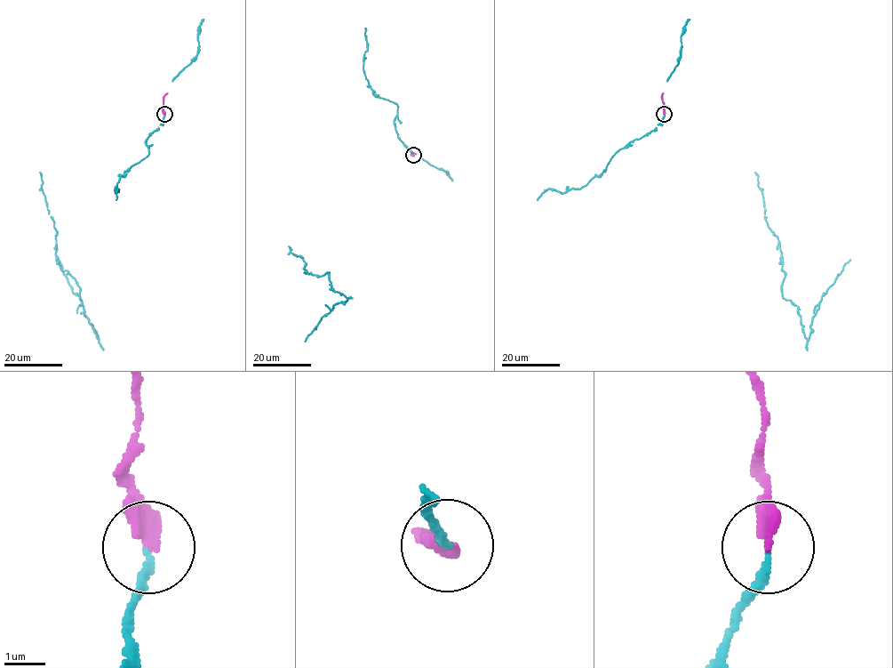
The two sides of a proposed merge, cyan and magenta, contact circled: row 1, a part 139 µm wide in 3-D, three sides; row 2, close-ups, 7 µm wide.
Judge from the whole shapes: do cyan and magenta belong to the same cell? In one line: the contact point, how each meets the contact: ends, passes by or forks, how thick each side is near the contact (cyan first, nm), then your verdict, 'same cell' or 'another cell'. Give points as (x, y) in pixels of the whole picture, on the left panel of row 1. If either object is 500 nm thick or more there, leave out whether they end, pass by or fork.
place (164, 114); cyan ends; magenta ends; calibres 170 and 400 nm; same cell

